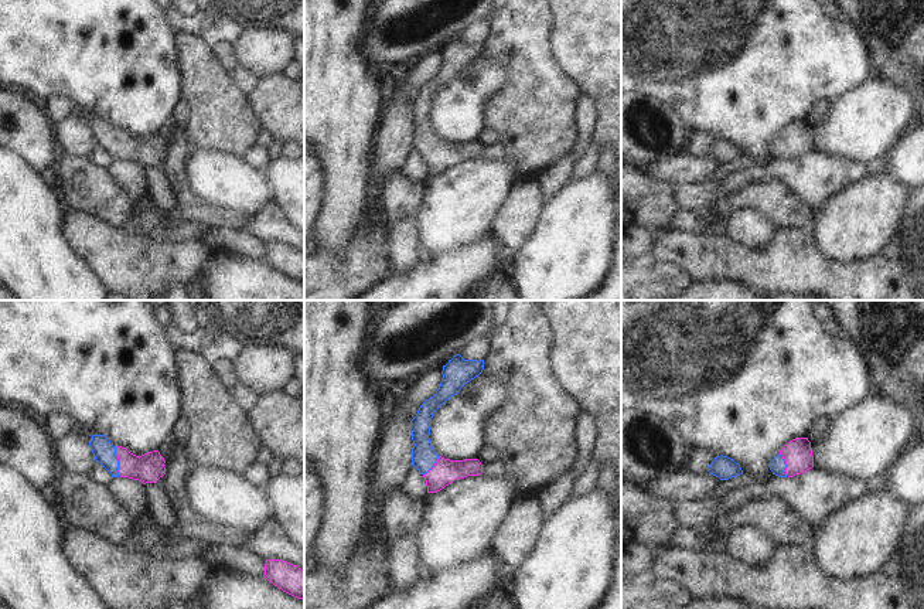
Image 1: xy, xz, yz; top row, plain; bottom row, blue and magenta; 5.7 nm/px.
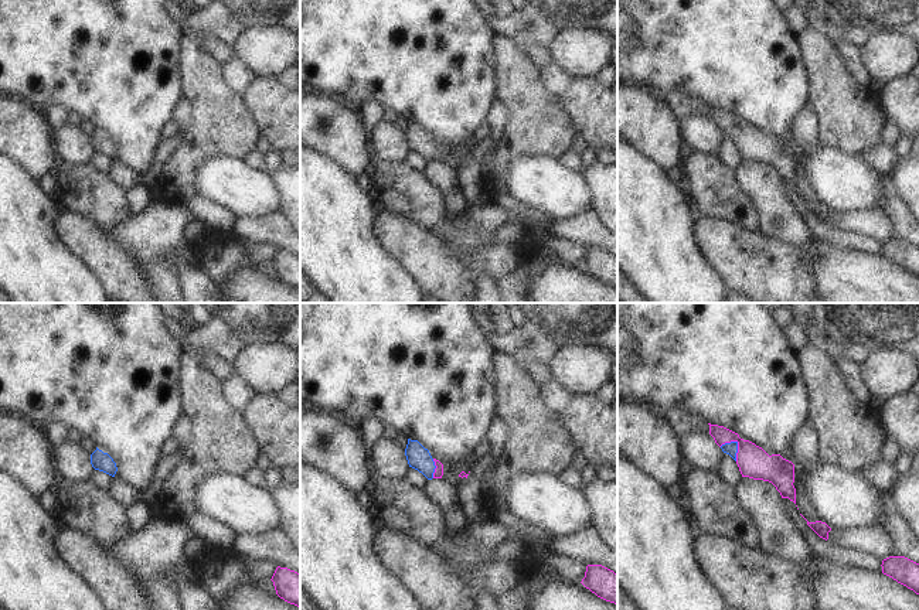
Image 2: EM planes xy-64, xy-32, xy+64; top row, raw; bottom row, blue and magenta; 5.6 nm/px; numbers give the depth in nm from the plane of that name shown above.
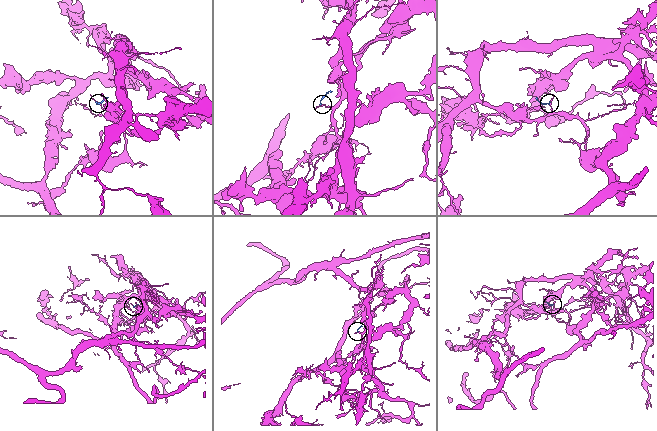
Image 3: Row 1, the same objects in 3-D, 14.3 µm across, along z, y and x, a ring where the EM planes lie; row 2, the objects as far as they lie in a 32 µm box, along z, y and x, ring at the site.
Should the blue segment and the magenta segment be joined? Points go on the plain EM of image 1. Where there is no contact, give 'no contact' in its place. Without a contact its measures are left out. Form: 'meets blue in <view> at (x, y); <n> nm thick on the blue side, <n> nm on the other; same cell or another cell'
meets blue in xy at (118, 143); 120 nm thick on the blue side, 170 nm on the other; same cell

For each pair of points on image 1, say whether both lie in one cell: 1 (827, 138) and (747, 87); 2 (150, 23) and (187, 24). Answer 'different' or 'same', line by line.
1: different
2: different

